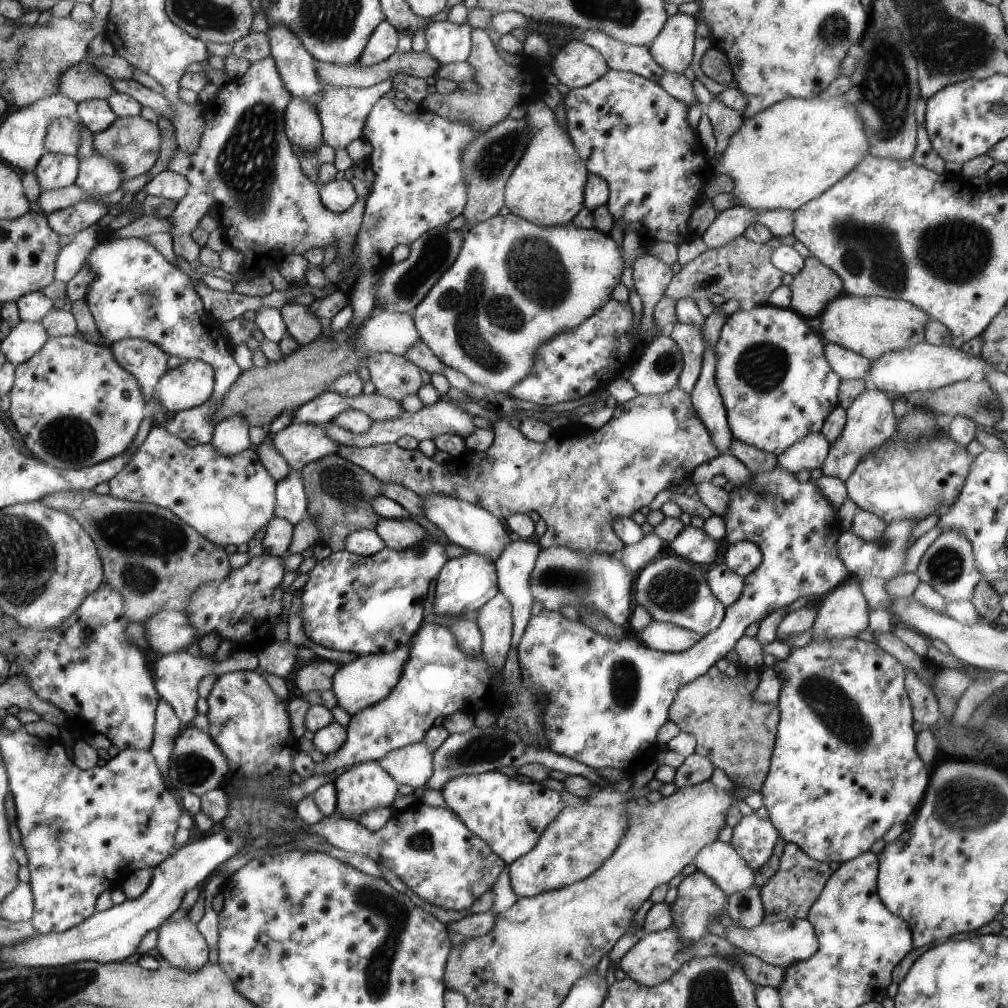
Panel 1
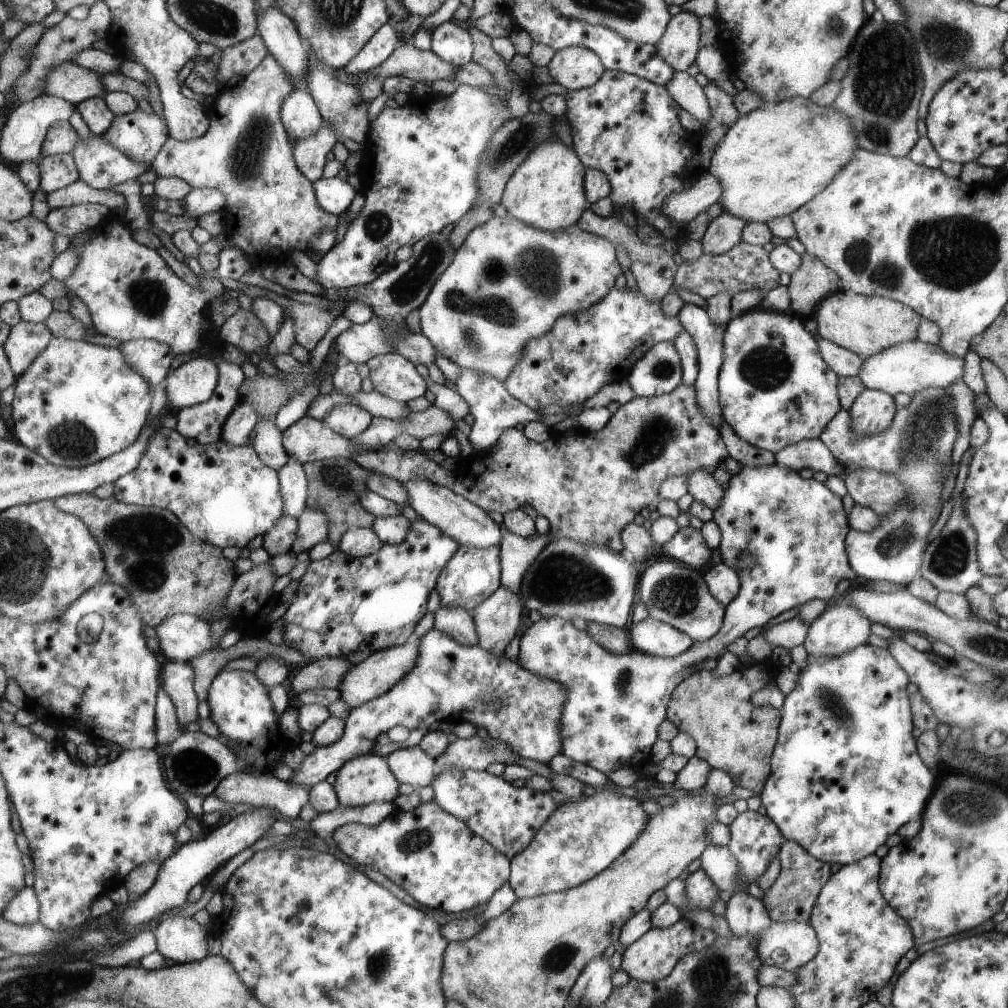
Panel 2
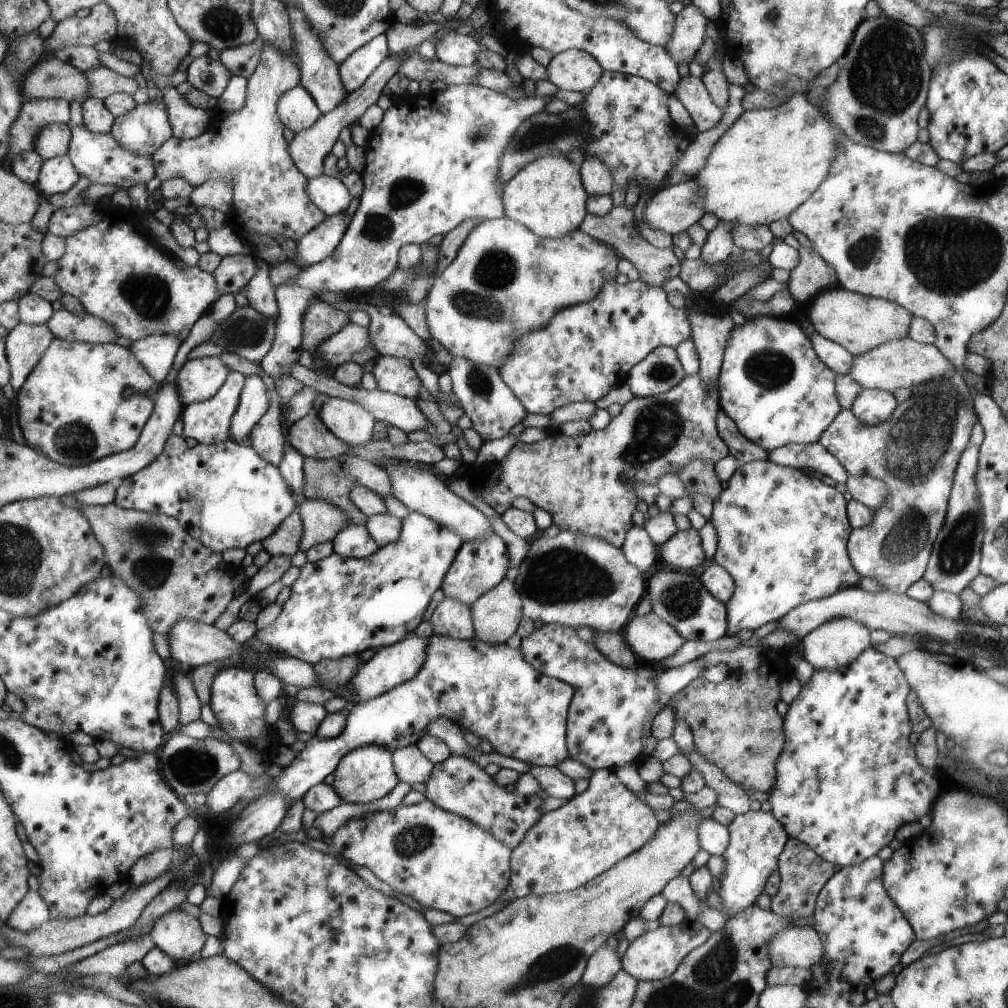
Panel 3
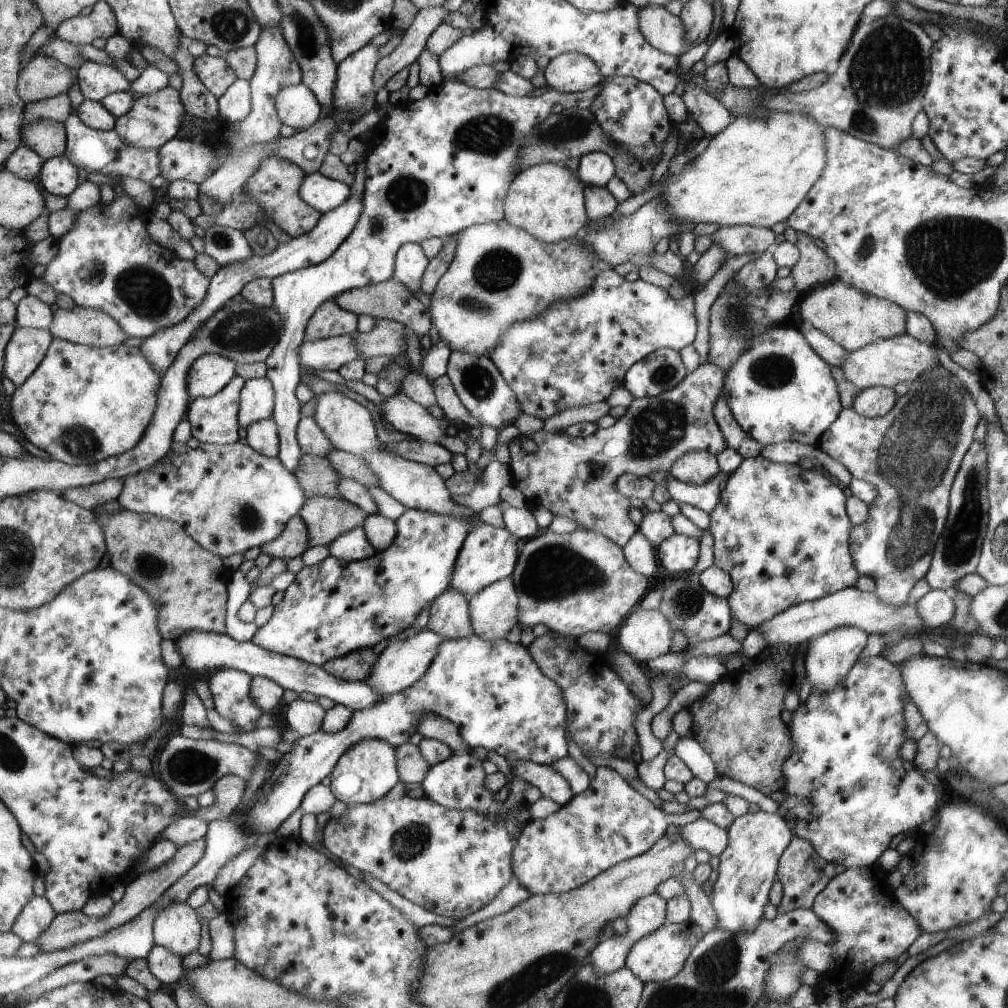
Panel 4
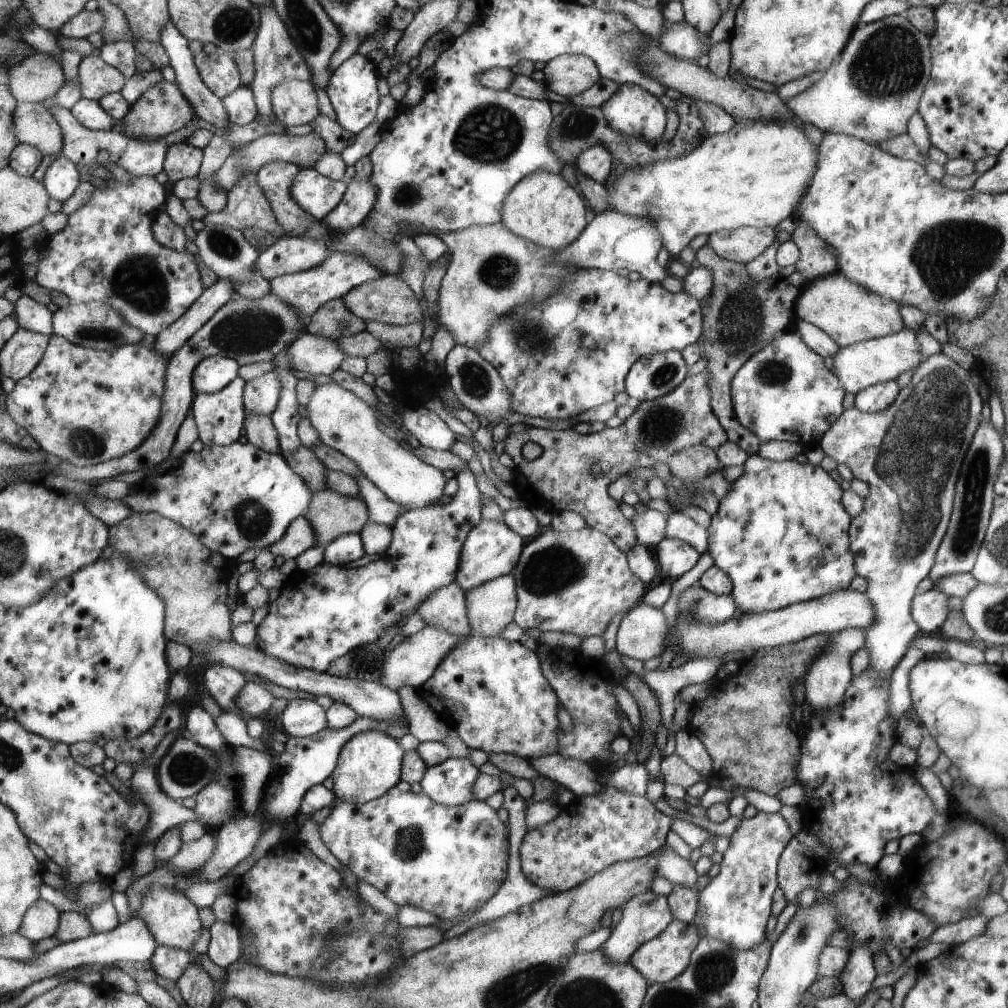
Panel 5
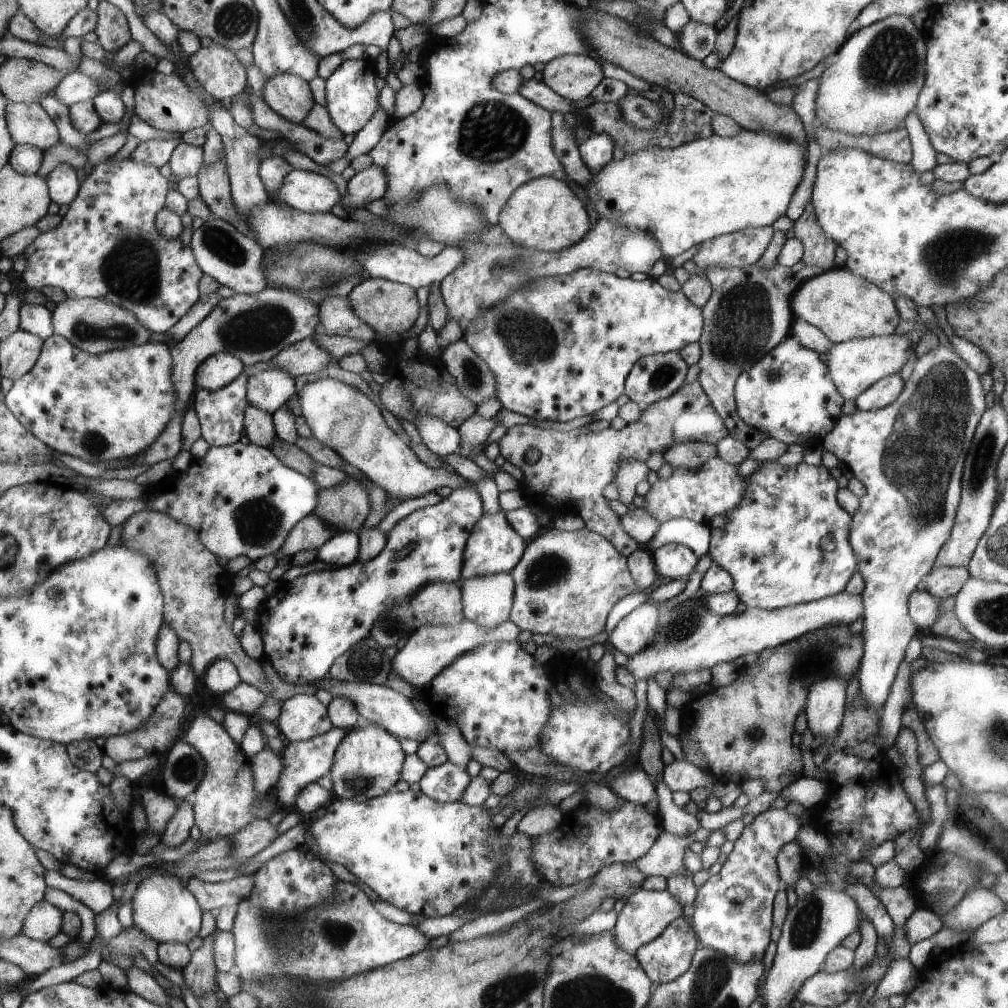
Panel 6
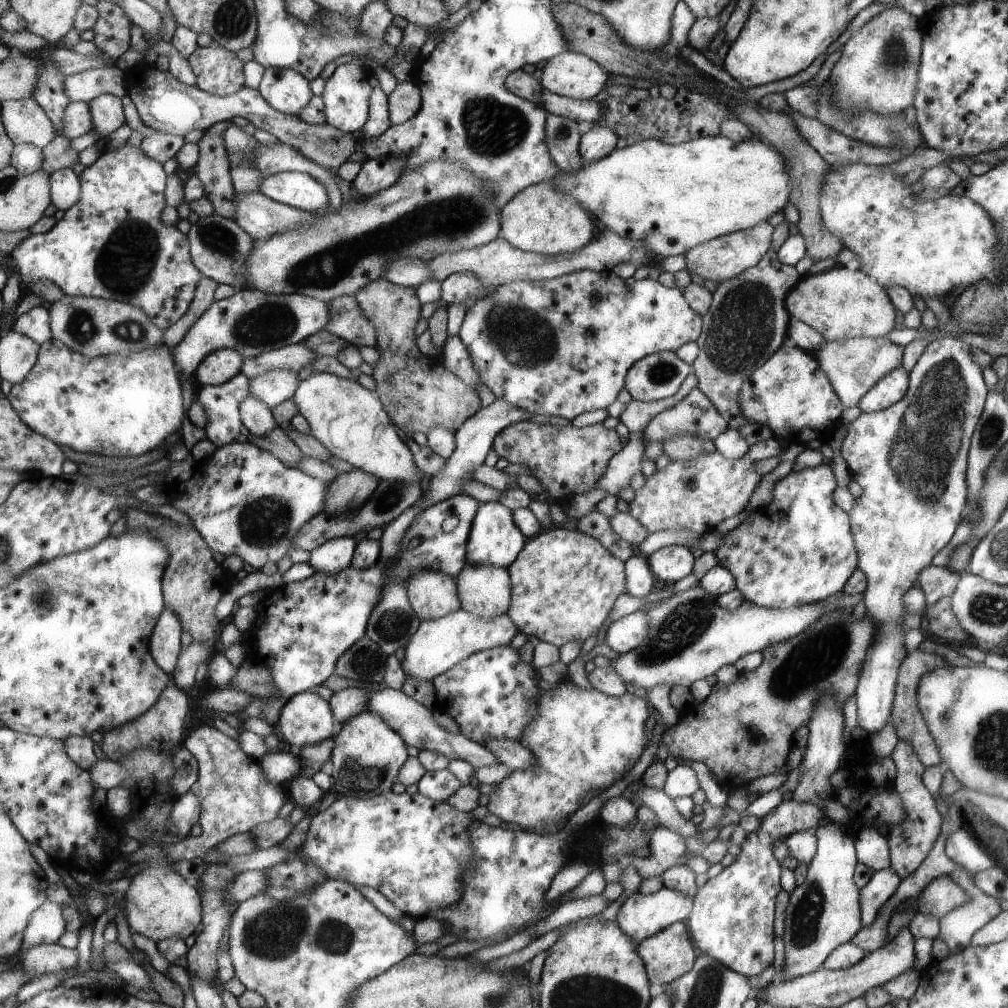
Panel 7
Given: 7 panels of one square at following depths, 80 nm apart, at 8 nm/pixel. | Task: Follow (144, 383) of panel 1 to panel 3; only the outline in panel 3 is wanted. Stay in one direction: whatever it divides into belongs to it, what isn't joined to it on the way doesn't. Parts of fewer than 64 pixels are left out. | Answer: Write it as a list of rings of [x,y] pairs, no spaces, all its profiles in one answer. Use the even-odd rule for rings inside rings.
[[[151,335],[126,345],[161,384],[175,364],[175,356],[181,343],[173,335]]]

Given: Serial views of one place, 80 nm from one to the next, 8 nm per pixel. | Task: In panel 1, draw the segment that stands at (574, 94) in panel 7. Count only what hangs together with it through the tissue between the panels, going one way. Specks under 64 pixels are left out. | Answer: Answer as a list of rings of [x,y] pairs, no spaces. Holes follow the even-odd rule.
[[[577,40],[561,45],[553,54],[549,68],[554,82],[569,89],[591,85],[609,70],[600,51]]]

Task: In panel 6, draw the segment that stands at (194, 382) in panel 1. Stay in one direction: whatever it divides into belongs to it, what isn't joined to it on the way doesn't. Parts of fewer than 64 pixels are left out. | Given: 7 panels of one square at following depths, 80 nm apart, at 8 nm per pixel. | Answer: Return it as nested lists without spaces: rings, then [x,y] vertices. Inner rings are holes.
[[[217,353],[209,357],[196,374],[197,389],[218,391],[241,376],[245,364],[233,353]]]

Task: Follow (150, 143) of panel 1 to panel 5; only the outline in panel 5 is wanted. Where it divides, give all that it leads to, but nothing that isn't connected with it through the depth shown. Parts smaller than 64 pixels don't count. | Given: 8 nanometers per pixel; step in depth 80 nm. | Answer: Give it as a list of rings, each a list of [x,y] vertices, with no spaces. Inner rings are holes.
[[[163,79],[145,92],[135,104],[132,104],[124,119],[123,133],[138,139],[161,141],[167,134],[181,130],[193,118],[197,118],[196,112],[192,109],[191,103],[181,90],[178,81],[175,80],[171,83]]]

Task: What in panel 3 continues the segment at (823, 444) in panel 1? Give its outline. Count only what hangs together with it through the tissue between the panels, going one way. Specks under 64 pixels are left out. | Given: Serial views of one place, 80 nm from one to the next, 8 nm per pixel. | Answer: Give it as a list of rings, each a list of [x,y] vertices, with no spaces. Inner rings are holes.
[[[820,442],[788,443],[770,450],[767,459],[784,467],[819,472],[822,476],[829,476],[836,483],[844,483],[849,475]]]

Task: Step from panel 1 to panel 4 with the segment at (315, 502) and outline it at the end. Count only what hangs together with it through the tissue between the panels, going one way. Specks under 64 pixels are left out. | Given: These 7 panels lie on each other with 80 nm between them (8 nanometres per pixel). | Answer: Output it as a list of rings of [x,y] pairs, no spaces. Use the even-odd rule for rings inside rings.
[[[304,454],[295,474],[308,499],[319,495],[345,499],[340,493],[340,482],[346,477],[331,459]]]

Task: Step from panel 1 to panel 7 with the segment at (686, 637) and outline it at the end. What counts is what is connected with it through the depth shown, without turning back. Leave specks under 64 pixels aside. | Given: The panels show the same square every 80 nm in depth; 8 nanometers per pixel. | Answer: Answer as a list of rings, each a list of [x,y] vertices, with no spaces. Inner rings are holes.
[[[637,609],[611,622],[605,631],[605,644],[613,652],[626,653],[635,649],[647,636],[648,615],[644,610]]]

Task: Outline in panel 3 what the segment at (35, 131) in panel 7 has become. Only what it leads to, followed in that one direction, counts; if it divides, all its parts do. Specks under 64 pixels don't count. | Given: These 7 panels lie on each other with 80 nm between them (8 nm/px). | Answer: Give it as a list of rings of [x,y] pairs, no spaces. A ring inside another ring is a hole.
[[[67,123],[49,125],[43,128],[38,134],[36,143],[34,144],[34,150],[37,151],[45,161],[57,155],[67,155],[72,136],[72,128],[69,128],[69,124]]]

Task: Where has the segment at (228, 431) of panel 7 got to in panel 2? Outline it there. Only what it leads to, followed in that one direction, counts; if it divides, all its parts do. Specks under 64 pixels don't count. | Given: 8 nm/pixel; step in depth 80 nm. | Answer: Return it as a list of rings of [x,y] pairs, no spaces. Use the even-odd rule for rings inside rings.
[[[208,350],[206,354],[201,356],[215,359],[220,370],[220,384],[216,393],[207,402],[176,411],[178,423],[175,430],[179,431],[185,438],[194,438],[197,442],[208,445],[222,440],[224,424],[228,416],[237,408],[240,386],[247,376],[241,365],[227,362],[218,350]]]

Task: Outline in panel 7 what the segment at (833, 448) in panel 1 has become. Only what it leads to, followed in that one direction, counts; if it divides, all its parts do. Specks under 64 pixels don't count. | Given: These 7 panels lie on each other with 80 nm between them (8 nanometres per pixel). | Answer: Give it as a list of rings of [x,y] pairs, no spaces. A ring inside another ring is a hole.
[[[899,366],[881,377],[863,397],[857,407],[861,413],[878,411],[900,400],[907,392],[909,371]]]

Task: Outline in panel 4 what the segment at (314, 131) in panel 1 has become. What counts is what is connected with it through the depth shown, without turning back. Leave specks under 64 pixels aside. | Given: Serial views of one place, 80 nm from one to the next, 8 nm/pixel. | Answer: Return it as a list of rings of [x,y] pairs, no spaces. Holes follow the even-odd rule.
[[[305,83],[285,87],[276,96],[276,107],[283,124],[302,130],[323,117],[317,95]]]

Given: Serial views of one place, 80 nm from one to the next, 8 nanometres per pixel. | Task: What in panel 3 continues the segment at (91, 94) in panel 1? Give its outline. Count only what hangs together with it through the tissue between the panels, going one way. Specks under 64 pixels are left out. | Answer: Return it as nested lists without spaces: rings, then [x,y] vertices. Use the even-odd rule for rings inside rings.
[[[59,57],[36,63],[24,75],[22,82],[22,94],[26,100],[55,97],[83,102],[90,96],[91,85],[87,75]]]

